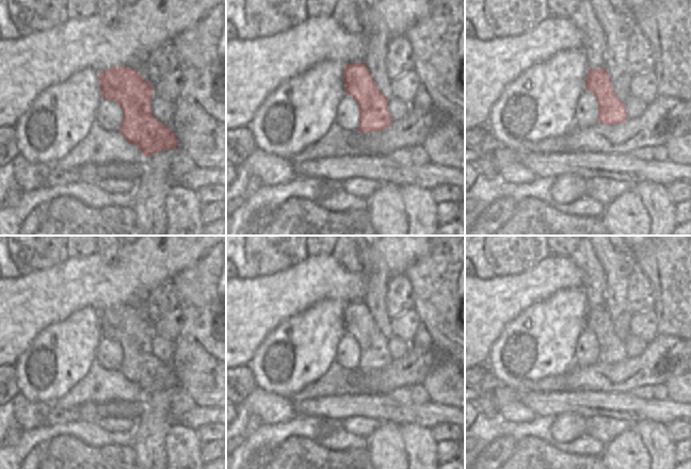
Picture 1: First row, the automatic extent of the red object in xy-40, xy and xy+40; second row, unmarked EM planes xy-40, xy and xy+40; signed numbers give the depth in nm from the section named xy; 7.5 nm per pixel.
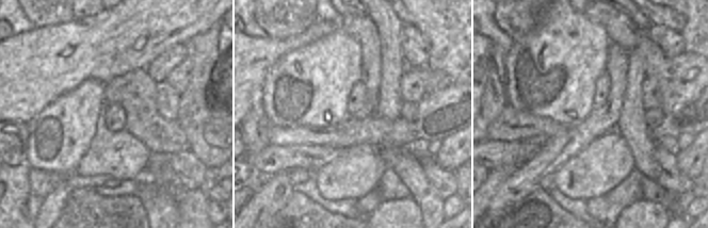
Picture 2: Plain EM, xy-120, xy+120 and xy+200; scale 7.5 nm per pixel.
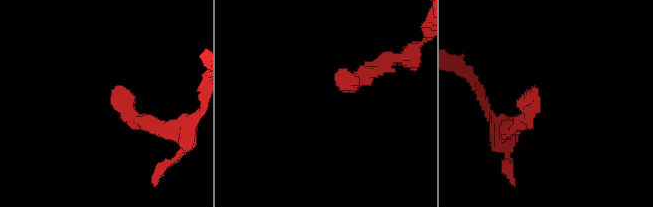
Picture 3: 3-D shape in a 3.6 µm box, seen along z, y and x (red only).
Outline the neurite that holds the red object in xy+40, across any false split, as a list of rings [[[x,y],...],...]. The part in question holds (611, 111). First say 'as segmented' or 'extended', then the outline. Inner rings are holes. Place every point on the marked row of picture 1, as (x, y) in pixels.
as segmented; [[[605,67],[588,69],[585,88],[591,91],[598,102],[598,123],[618,125],[625,120],[626,107],[616,96],[611,79]]]

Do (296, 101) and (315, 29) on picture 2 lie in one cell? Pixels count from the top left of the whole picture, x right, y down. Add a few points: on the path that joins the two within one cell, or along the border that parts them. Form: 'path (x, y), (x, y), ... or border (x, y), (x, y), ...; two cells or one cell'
border (334, 31), (288, 52); two cells

